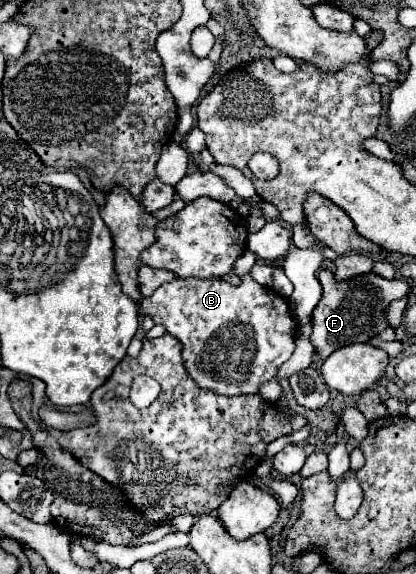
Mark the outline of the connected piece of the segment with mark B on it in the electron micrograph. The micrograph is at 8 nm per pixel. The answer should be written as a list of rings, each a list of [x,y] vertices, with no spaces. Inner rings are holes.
[[[248,272],[240,276],[240,284],[234,286],[224,278],[198,280],[198,278],[176,278],[162,284],[152,296],[142,298],[140,310],[156,324],[164,326],[170,336],[182,344],[182,360],[190,376],[202,390],[210,390],[220,396],[246,396],[258,394],[260,386],[270,382],[278,368],[294,354],[294,340],[298,324],[290,312],[290,302],[278,296],[274,290],[260,286]]]

